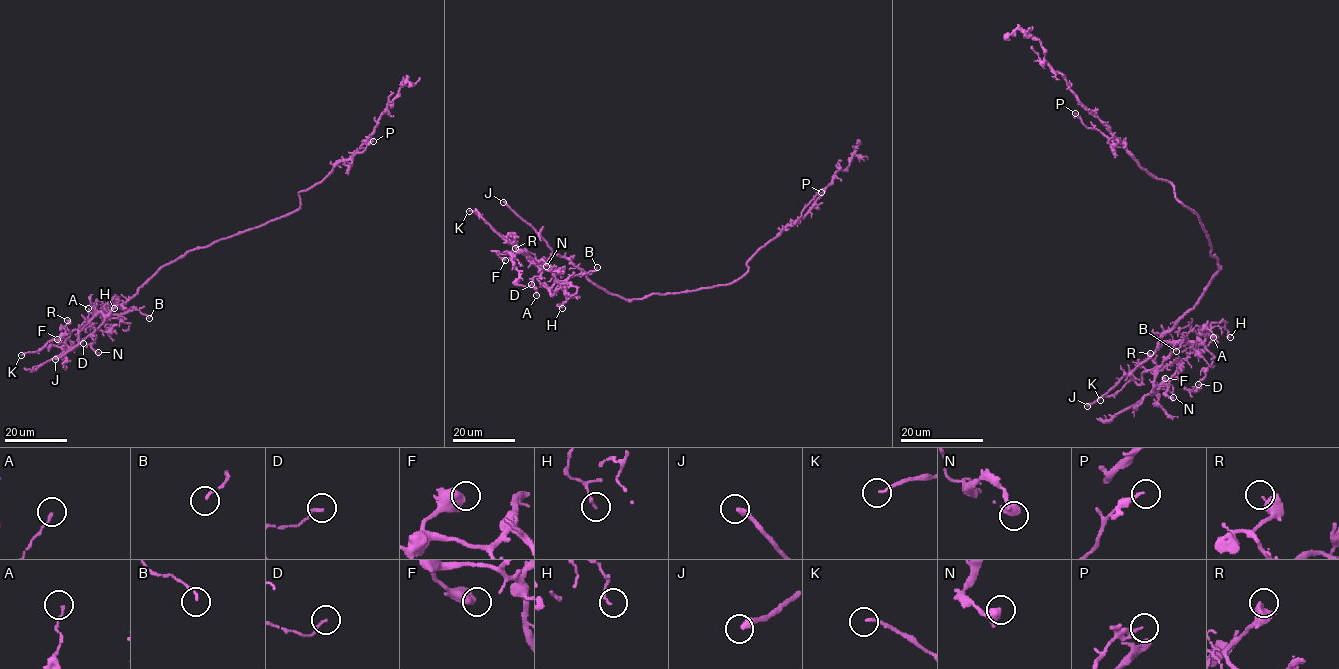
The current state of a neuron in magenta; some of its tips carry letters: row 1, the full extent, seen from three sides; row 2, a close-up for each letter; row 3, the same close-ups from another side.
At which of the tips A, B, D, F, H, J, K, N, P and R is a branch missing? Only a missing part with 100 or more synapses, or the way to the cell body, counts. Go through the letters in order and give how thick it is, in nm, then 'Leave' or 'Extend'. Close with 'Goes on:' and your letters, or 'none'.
A: Thickness 120 nm. Leave
B: Thickness 100 nm. Leave
D: Thickness 130 nm. Leave
F: Thickness 650 nm. Leave
H: Thickness 120 nm. Leave
J: Thickness 320 nm. Extend
K: Thickness 130 nm. Leave
N: Thickness 500 nm. Leave
P: Thickness 150 nm. Leave
R: Thickness 480 nm. Leave
Goes on: J

